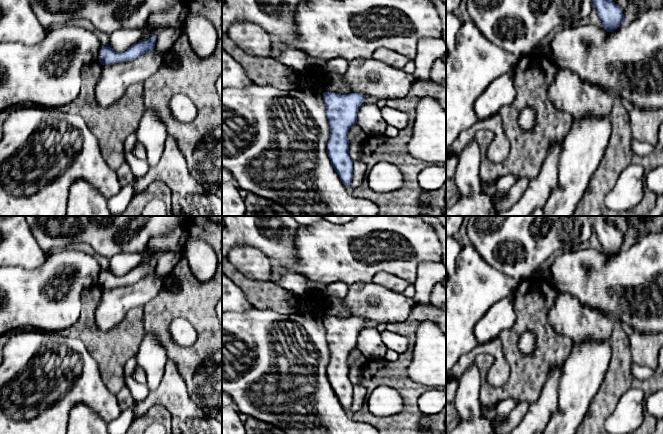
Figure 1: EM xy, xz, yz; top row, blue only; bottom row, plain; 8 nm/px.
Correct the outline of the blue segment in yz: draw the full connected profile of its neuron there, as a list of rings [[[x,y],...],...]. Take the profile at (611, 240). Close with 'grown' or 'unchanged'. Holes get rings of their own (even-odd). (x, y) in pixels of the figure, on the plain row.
[[[591,216],[590,220],[596,231],[597,239],[601,243],[601,250],[607,256],[616,254],[626,245],[626,241],[619,230],[607,222],[607,216]]]; unchanged

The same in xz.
[[[324,316],[323,325],[330,349],[330,361],[327,367],[327,378],[331,389],[341,405],[349,412],[353,403],[353,385],[349,380],[347,358],[350,351],[357,347],[357,337],[365,323],[361,317],[339,319]]]; unchanged

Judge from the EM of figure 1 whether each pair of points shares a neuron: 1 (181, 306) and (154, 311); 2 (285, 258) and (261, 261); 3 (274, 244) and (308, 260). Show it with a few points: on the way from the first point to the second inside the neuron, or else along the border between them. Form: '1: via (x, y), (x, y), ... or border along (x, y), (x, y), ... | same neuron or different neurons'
1: via (174, 306), (166, 306), (161, 310) | same neuron
2: border along (252, 247), (256, 247), (264, 252), (274, 262) | different neurons
3: border along (296, 230), (295, 269), (298, 272) | different neurons

